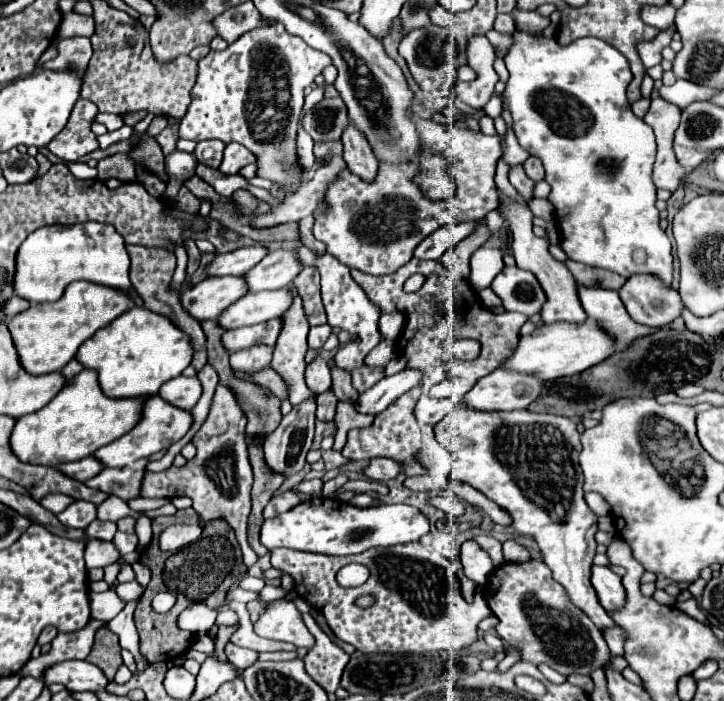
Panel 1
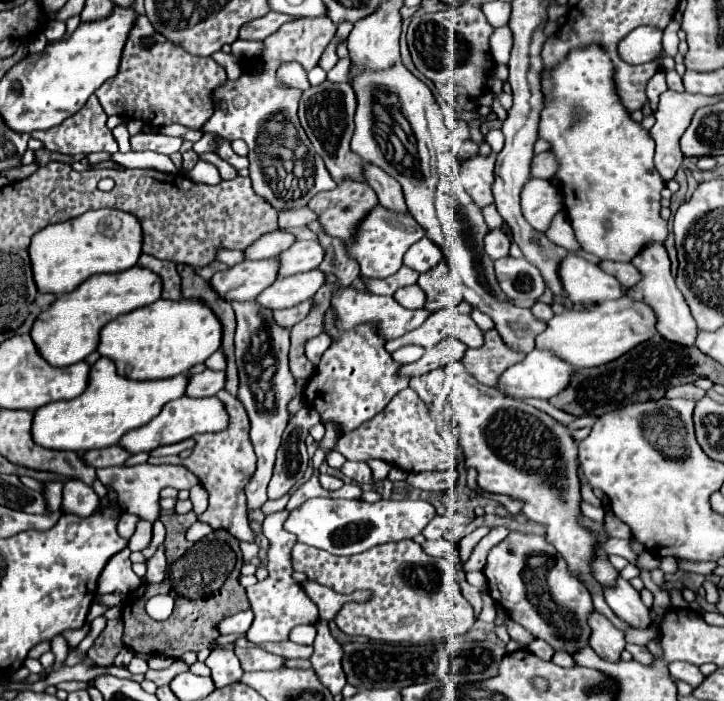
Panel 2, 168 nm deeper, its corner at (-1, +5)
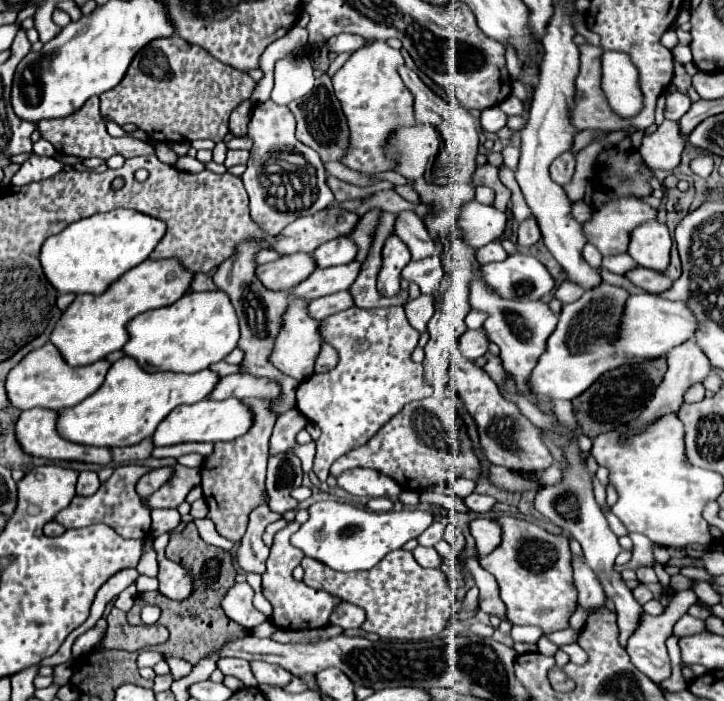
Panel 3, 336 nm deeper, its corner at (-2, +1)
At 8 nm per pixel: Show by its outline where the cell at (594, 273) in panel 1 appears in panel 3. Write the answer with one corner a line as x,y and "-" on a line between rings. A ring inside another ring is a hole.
634,267
632,271
626,271
626,279
630,279
636,287
648,293
660,293
672,285
672,281
666,275
660,275
652,269
642,269
642,267

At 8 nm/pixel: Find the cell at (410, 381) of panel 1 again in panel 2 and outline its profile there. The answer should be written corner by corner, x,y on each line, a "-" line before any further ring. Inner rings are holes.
447,337
447,339
443,339
441,343
437,343
435,347
427,349
425,355
423,355
419,361
405,365
405,367
401,369
401,375
417,377
417,375
421,375
421,373
427,373
429,369
433,371
433,369
443,367
443,365
447,365
447,363
451,363
451,361
463,359
465,351
467,351
467,345
465,345
465,343
461,343
461,341
455,339
455,337

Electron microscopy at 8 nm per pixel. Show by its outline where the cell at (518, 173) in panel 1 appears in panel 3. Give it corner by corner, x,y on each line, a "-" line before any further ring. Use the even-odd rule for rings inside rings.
530,215
526,221
520,223
518,227
518,245
522,247
530,247
534,243
538,243
542,239
542,233
538,231
538,221
534,221
534,217

